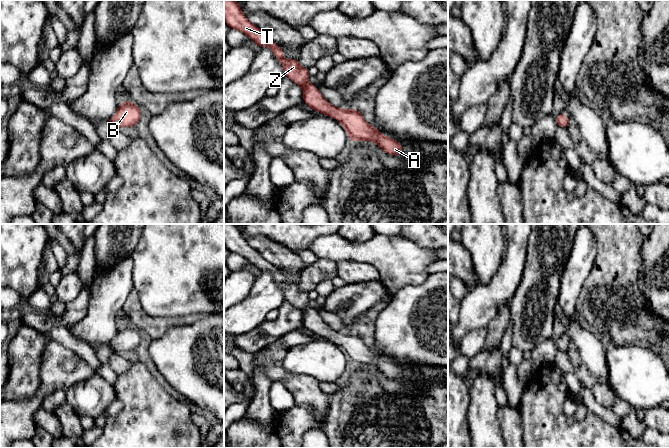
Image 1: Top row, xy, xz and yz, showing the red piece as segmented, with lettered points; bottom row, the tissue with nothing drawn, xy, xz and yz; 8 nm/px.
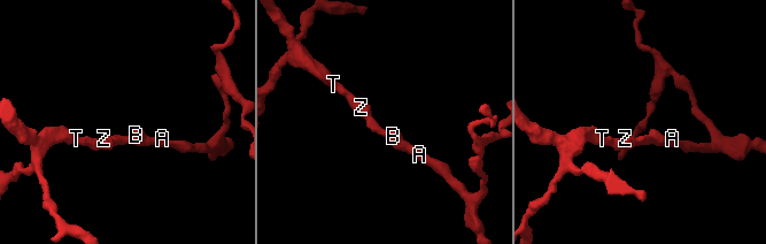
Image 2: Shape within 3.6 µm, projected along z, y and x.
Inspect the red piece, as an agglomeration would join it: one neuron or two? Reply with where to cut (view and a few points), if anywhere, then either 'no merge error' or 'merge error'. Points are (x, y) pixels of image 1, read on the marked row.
no cut | no merge error

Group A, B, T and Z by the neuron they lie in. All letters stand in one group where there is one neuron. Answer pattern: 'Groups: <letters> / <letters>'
Groups: A B T Z

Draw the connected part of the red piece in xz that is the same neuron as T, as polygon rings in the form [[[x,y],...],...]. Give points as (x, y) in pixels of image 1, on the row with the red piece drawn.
[[[224,0],[224,20],[231,29],[237,29],[253,39],[258,47],[271,47],[275,57],[283,65],[285,77],[303,88],[303,101],[312,110],[339,120],[351,141],[373,141],[388,154],[394,156],[402,154],[402,145],[398,141],[384,136],[375,126],[368,124],[358,110],[343,110],[331,105],[316,86],[308,82],[310,76],[308,68],[301,67],[298,58],[284,59],[284,51],[247,19],[241,6],[234,0]]]

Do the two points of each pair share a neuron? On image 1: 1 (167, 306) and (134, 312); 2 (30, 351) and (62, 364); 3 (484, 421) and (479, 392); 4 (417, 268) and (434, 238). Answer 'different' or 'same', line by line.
1: different
2: different
3: same
4: different

